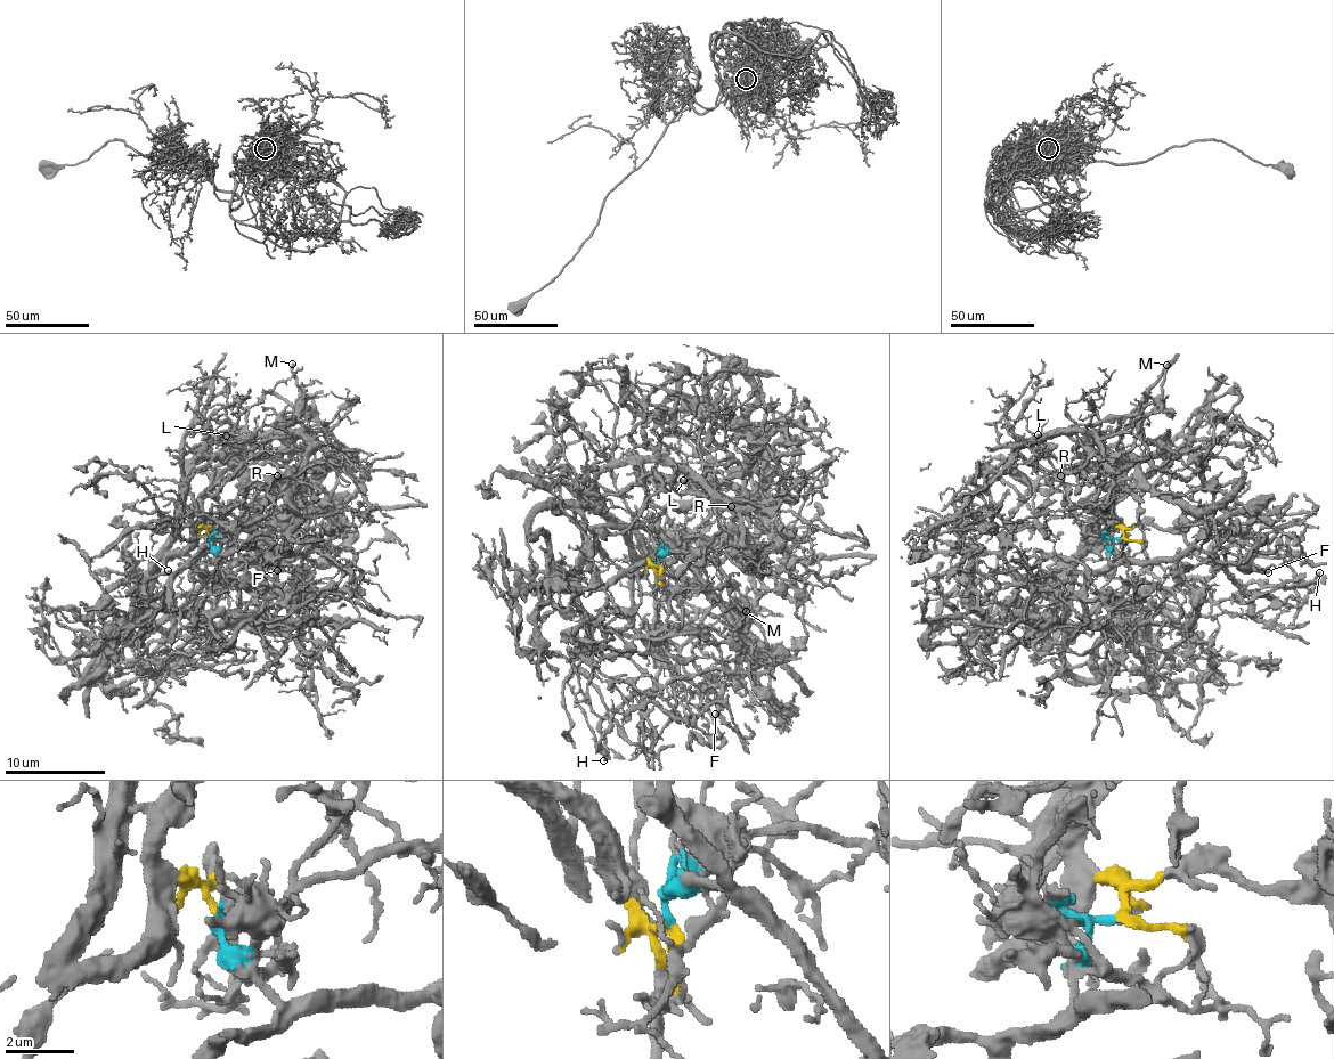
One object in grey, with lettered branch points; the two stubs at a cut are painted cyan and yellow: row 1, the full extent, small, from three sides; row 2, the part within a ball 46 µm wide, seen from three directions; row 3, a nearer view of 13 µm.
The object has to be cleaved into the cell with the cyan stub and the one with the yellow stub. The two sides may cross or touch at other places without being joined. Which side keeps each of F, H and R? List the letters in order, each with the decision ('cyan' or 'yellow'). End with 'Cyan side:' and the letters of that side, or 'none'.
F: yellow
H: cyan
R: yellow
Cyan side: H

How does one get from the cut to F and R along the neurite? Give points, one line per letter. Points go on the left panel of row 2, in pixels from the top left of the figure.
F: (210, 539), (209, 523), (211, 551), (229, 561), (266, 543), (282, 565), (277, 570)
R: (210, 539), (192, 519), (202, 497), (241, 479), (247, 487), (236, 499), (270, 502), (277, 474)

